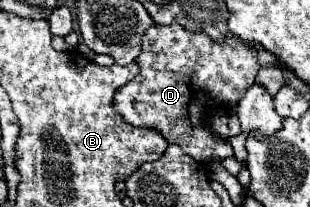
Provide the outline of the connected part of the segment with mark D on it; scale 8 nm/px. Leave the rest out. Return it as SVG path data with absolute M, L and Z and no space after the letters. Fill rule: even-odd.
M152 24L142 38L142 52L136 58L136 64L140 68L138 76L134 80L130 80L128 84L124 84L120 90L116 90L112 106L116 110L116 114L130 126L134 128L150 128L150 130L158 130L168 144L178 144L182 146L184 154L196 158L196 162L200 164L208 164L214 160L222 160L222 158L230 158L234 156L234 150L230 146L230 142L220 140L216 136L216 132L212 132L210 128L210 118L208 116L198 116L200 114L200 106L198 102L209 106L232 106L236 104L244 92L254 84L254 78L260 70L258 64L258 52L254 46L244 44L240 38L236 36L226 36L222 42L216 42L212 38L208 38L206 34L200 32L190 32L184 30L184 26L180 24L168 24L168 26L158 26Z

